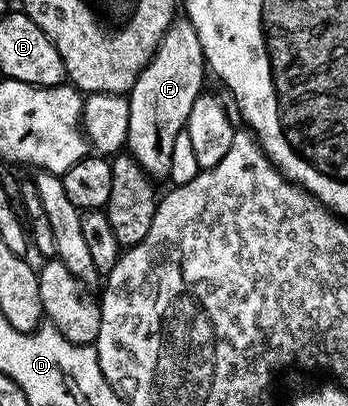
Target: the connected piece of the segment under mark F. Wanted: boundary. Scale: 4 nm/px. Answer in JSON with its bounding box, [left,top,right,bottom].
[126,16,206,180]

